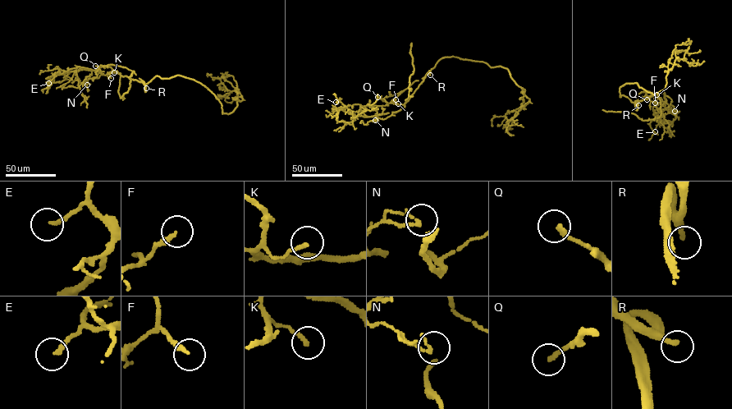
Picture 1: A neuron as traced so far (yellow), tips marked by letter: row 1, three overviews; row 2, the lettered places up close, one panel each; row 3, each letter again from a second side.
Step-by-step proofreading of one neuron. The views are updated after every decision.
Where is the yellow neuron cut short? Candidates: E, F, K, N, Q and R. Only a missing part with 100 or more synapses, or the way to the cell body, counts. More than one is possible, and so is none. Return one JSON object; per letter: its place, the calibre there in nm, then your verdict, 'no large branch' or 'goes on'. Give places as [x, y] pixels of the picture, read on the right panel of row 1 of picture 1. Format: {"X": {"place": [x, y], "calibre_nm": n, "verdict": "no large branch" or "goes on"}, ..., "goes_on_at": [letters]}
{"E": {"place": [655, 131], "calibre_nm": 170, "verdict": "no large branch"}, "F": {"place": [655, 103], "calibre_nm": 220, "verdict": "no large branch"}, "K": {"place": [656, 94], "calibre_nm": 170, "verdict": "no large branch"}, "N": {"place": [674, 111], "calibre_nm": 130, "verdict": "no large branch"}, "Q": {"place": [647, 99], "calibre_nm": 200, "verdict": "no large branch"}, "R": {"place": [638, 105], "calibre_nm": 280, "verdict": "goes on"}, "goes_on_at": ["R"]}

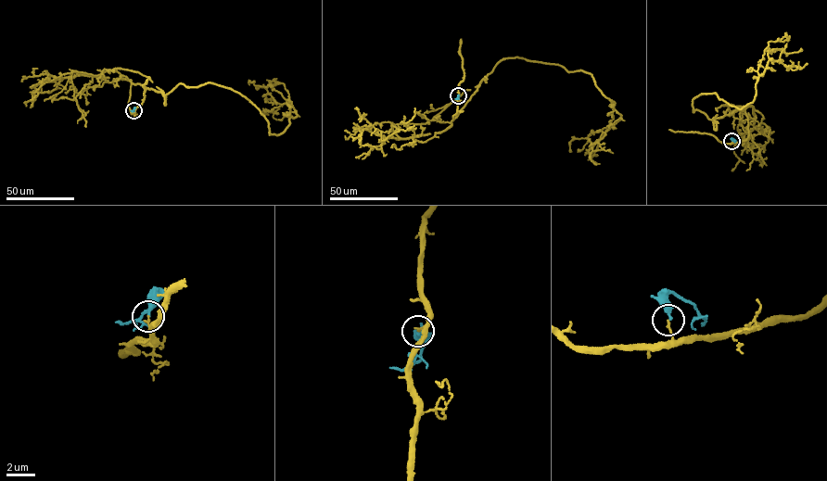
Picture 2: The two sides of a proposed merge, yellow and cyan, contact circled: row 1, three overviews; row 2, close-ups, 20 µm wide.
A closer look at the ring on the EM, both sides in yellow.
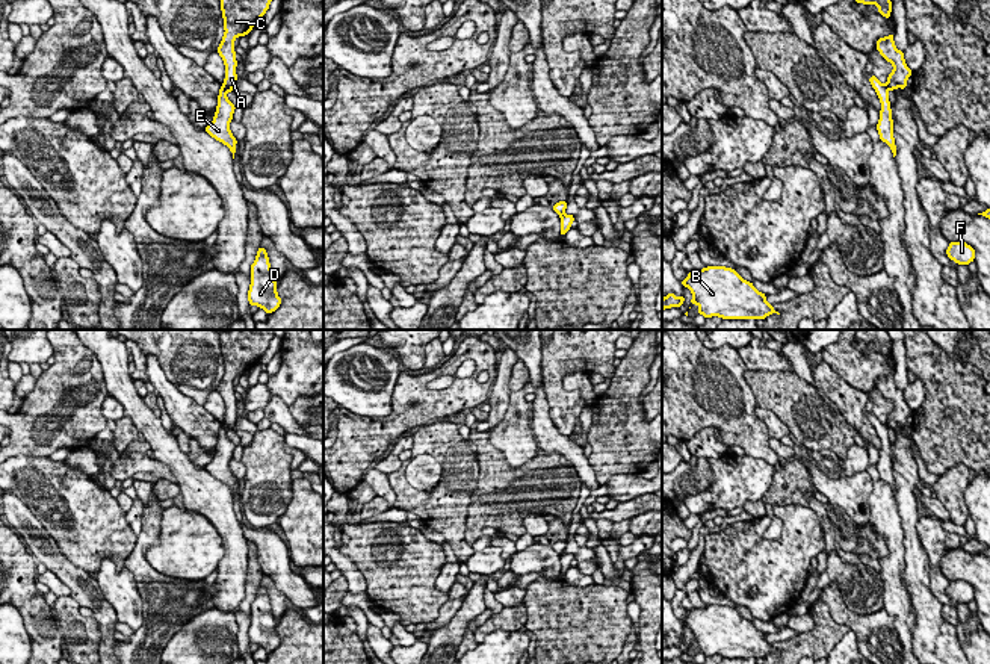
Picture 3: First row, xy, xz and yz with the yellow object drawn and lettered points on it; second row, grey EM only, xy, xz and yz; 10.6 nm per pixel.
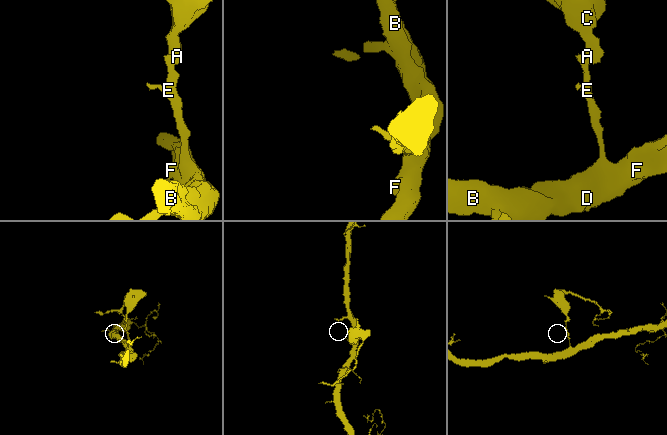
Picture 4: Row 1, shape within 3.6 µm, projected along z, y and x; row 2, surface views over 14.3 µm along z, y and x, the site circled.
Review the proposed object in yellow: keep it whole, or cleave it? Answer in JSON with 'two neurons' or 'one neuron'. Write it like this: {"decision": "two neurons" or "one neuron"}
{"decision": "two neurons"}

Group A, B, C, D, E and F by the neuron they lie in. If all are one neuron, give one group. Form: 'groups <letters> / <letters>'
groups A C / B D E F

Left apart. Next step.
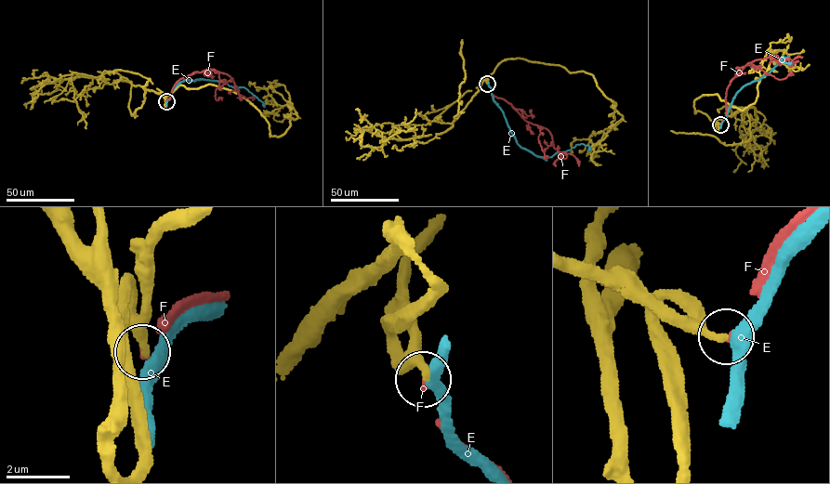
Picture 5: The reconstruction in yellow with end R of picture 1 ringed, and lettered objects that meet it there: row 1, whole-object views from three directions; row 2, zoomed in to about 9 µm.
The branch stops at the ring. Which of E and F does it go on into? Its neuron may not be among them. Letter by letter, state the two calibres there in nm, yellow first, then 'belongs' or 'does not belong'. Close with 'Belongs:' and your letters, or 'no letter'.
E: calibres 240 and 380 nm; does not belong
F: calibres 280 and 130 nm; belongs
Belongs: F

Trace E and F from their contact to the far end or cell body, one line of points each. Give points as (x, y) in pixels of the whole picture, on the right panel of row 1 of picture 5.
E: (720, 124), (733, 98), (744, 85), (768, 73), (786, 58), (783, 59), (783, 56), (782, 62), (791, 62)
F: (720, 124), (726, 113), (726, 94), (730, 82), (747, 63), (776, 55), (787, 63), (802, 57)

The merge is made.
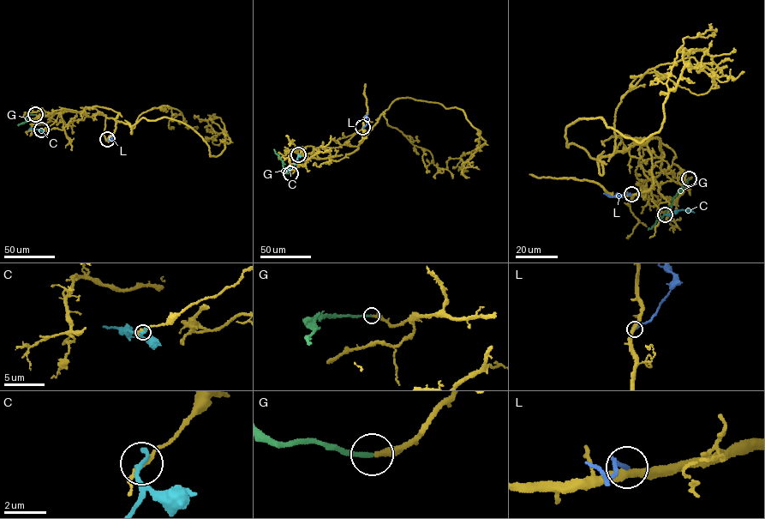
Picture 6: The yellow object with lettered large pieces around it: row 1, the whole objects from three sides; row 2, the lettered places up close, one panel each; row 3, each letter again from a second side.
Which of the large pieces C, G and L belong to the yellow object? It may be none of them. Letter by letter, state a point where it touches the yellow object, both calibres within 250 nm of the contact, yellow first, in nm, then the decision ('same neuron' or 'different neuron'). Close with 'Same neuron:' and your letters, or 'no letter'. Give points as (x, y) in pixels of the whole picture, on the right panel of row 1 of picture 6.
C: meets yellow at (665, 214); 160 nm thick on the yellow side, 280 nm on the other; different neuron
G: meets yellow at (689, 178); 360 nm thick on the yellow side, 240 nm on the other; same neuron
L: meets yellow at (631, 194); 360 nm thick on the yellow side, 160 nm on the other; different neuron
Same neuron: G

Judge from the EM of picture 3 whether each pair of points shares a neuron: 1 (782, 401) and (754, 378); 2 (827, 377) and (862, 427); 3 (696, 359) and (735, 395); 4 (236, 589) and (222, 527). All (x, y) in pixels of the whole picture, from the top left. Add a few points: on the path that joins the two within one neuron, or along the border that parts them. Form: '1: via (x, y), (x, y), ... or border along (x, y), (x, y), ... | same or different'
1: via (776, 397), (761, 381) | same
2: via (838, 389), (851, 403), (856, 415) | same
3: via (705, 368), (726, 389) | same
4: via (235, 574), (233, 542) | same

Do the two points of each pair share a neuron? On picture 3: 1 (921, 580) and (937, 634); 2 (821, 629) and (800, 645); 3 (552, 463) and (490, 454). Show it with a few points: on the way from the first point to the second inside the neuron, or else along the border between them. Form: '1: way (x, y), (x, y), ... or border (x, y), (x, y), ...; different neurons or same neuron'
1: way (921, 593), (928, 620); same neuron
2: way (816, 634), (804, 645); same neuron
3: way (537, 463), (519, 472), (507, 472), (504, 469); same neuron

